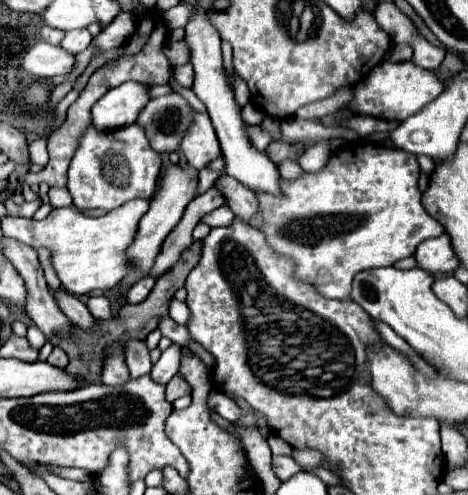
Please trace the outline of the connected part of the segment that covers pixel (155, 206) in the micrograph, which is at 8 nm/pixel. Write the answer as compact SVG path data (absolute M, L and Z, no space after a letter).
M172 166L172 168L164 174L162 186L160 186L160 190L156 192L156 196L150 200L150 210L142 216L142 220L140 220L140 224L138 224L138 232L136 232L132 244L130 244L128 250L126 250L130 270L128 270L126 278L122 278L122 282L120 282L118 286L114 286L114 288L108 290L108 294L106 294L108 298L120 296L122 290L130 288L130 286L136 284L140 278L144 278L144 276L150 274L152 262L156 260L156 254L160 252L160 246L164 244L166 236L174 230L174 226L180 222L182 212L184 212L184 208L188 206L188 202L194 198L196 184L198 184L198 172L192 170L190 166L184 166L184 168Z

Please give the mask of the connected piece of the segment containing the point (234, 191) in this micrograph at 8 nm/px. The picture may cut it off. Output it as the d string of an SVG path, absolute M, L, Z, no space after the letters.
M222 174L216 182L216 186L222 190L222 194L228 200L228 206L232 208L232 212L244 220L246 224L250 224L250 220L260 212L258 206L258 198L252 190L248 190L246 186L242 186L240 182L236 182L232 176Z

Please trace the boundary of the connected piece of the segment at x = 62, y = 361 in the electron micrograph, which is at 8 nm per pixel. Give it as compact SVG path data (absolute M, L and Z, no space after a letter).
M54 348L50 358L48 358L48 364L56 366L56 368L66 368L68 366L68 354L64 350L60 350L60 348Z

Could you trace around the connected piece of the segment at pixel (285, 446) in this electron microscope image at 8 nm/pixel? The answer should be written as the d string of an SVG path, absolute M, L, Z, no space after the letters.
M270 434L270 436L268 436L268 446L270 446L270 450L272 450L272 456L292 456L292 446L282 440L280 436L276 436L276 434Z

